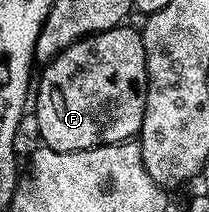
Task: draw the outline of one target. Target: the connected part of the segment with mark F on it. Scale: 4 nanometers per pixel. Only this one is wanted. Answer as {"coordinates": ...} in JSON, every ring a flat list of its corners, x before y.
{"coordinates":[[119,26,112,30,104,30,100,34,86,36,83,40,77,40,72,46,64,49,59,56,53,56,51,60,45,61,42,77,37,77,36,91,32,96,32,111,38,123,38,140,45,147,57,152,79,152,89,148,99,148,105,144,125,144,133,141,141,133,144,122,144,106,146,105,146,83,148,82,148,70,146,69,146,55,144,54,144,42,142,33,137,27,126,28]]}

